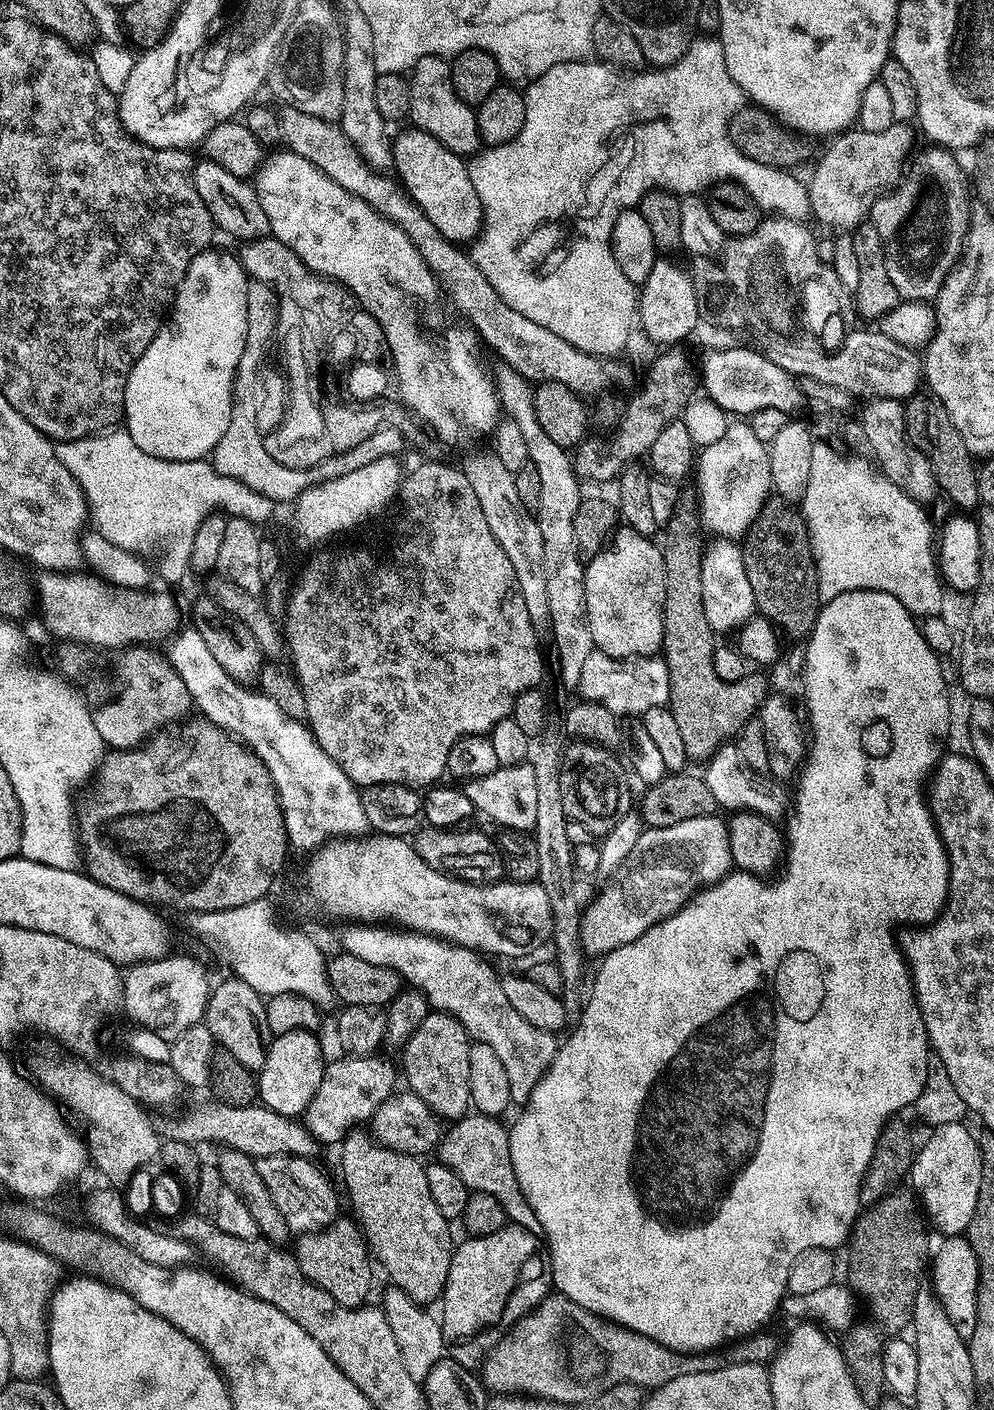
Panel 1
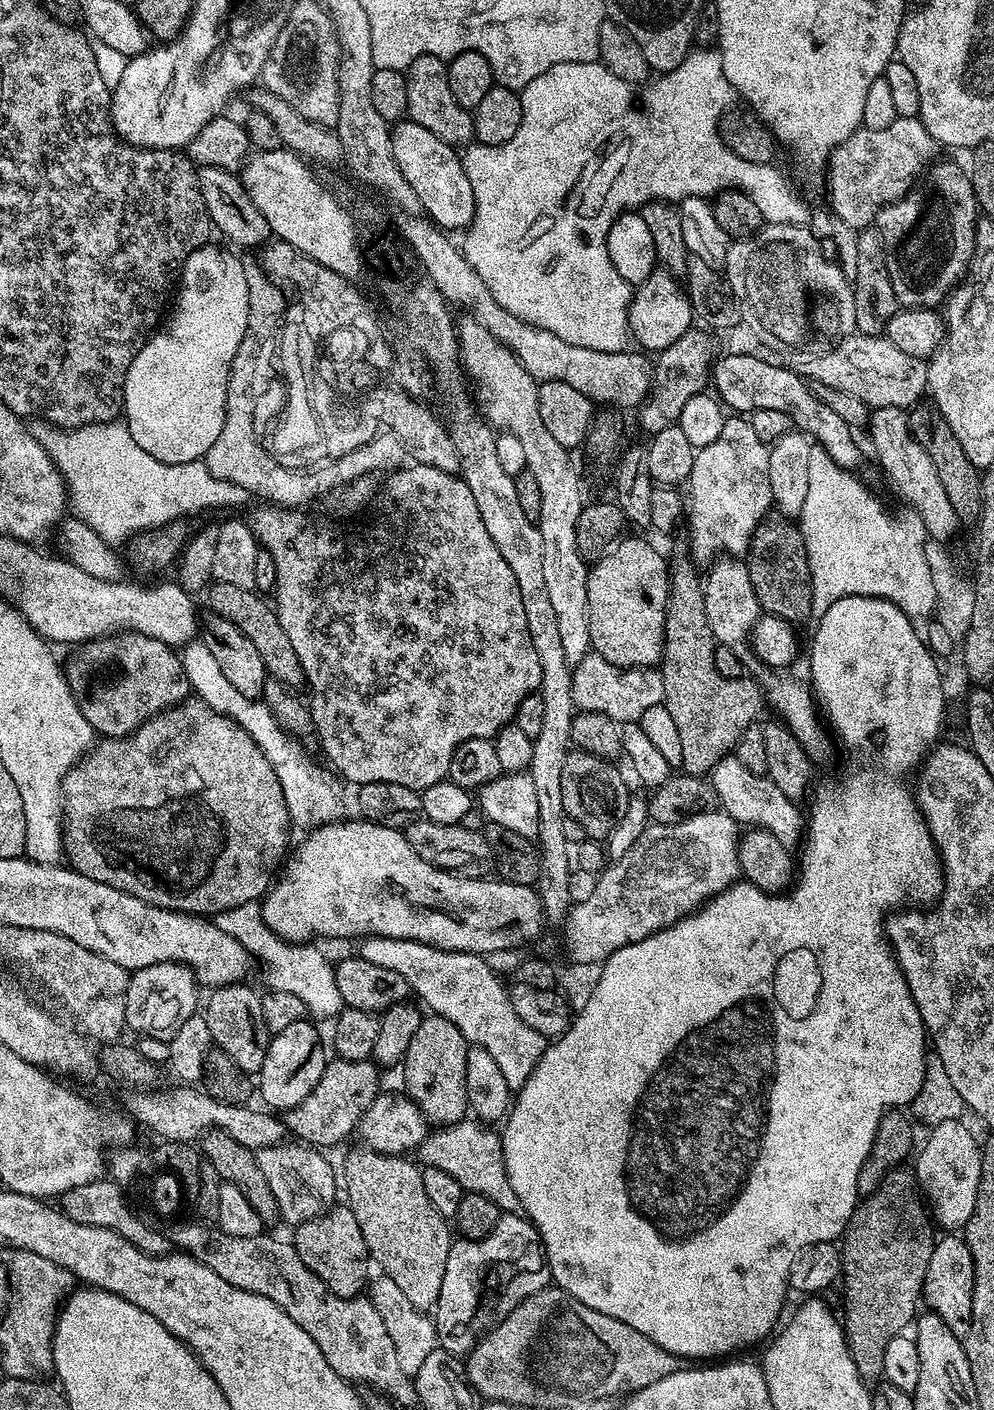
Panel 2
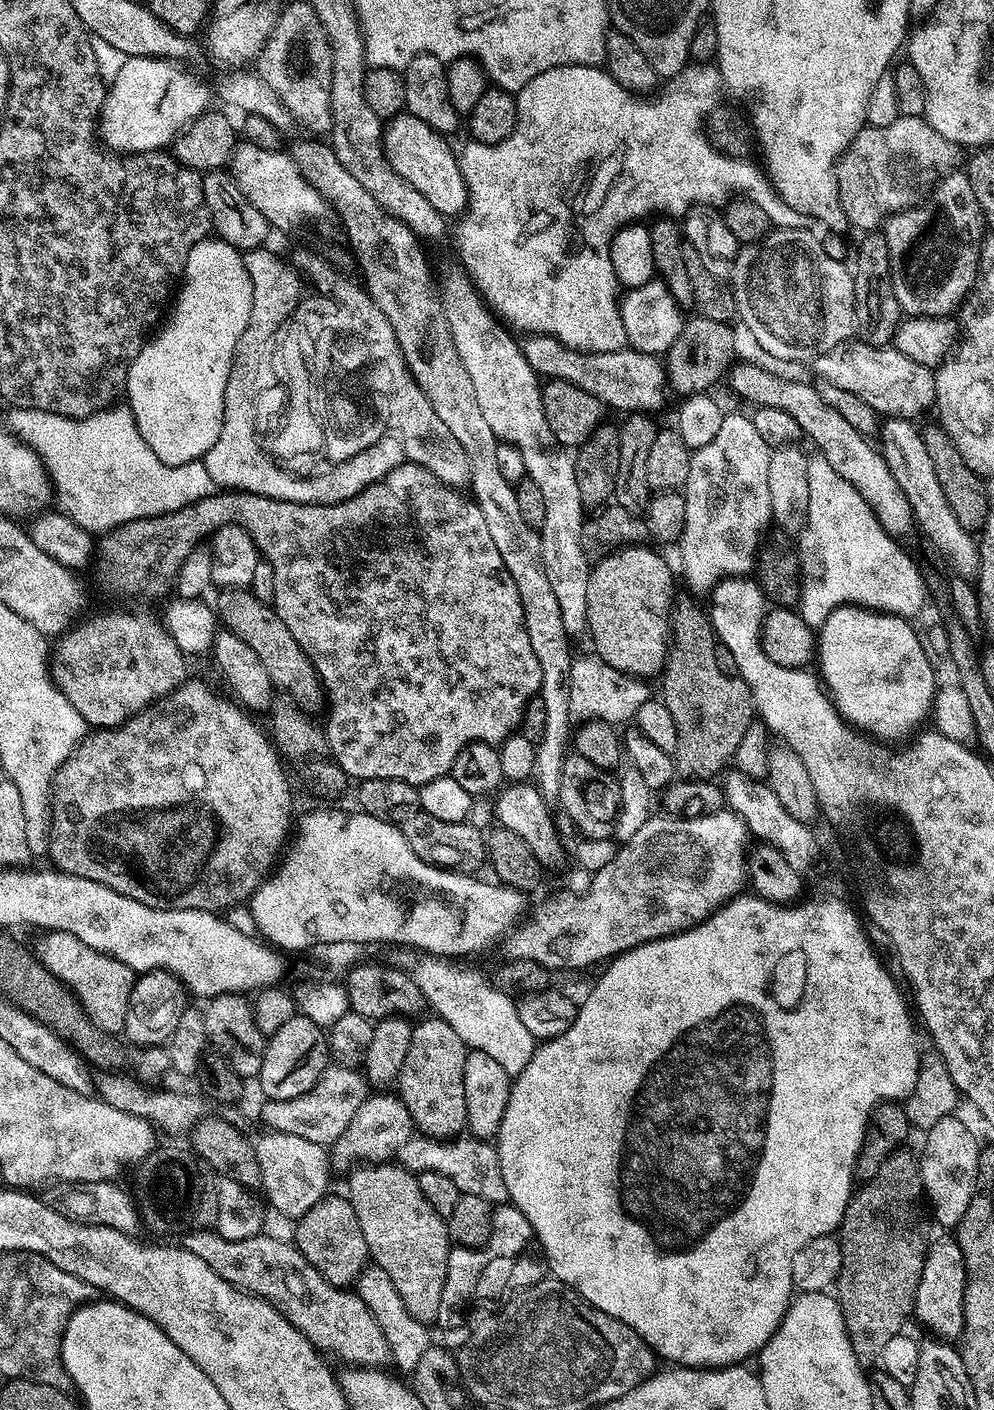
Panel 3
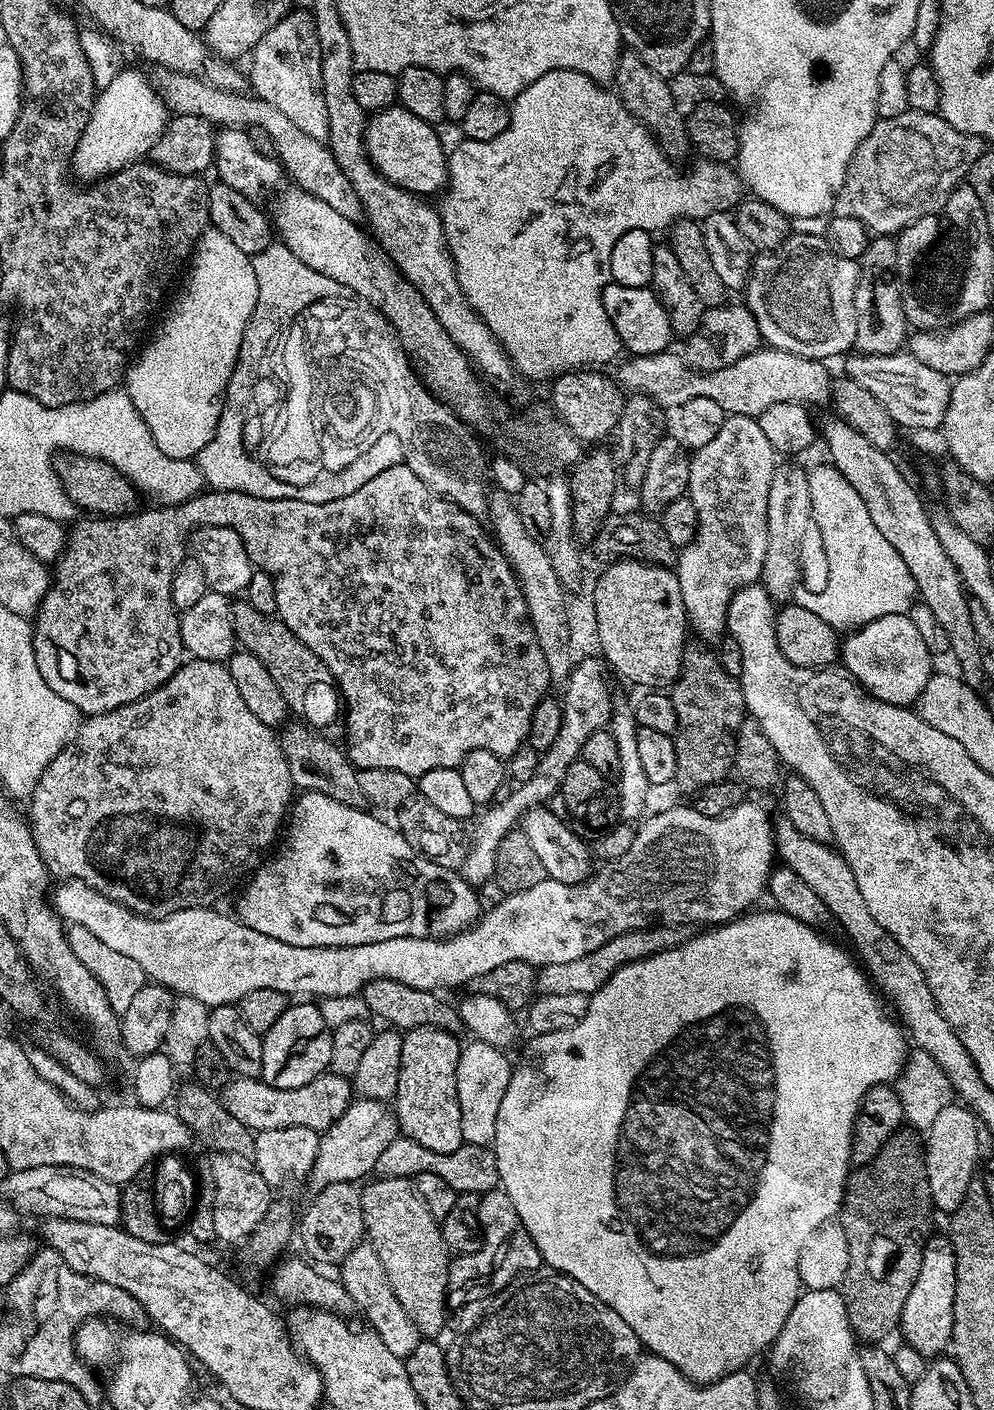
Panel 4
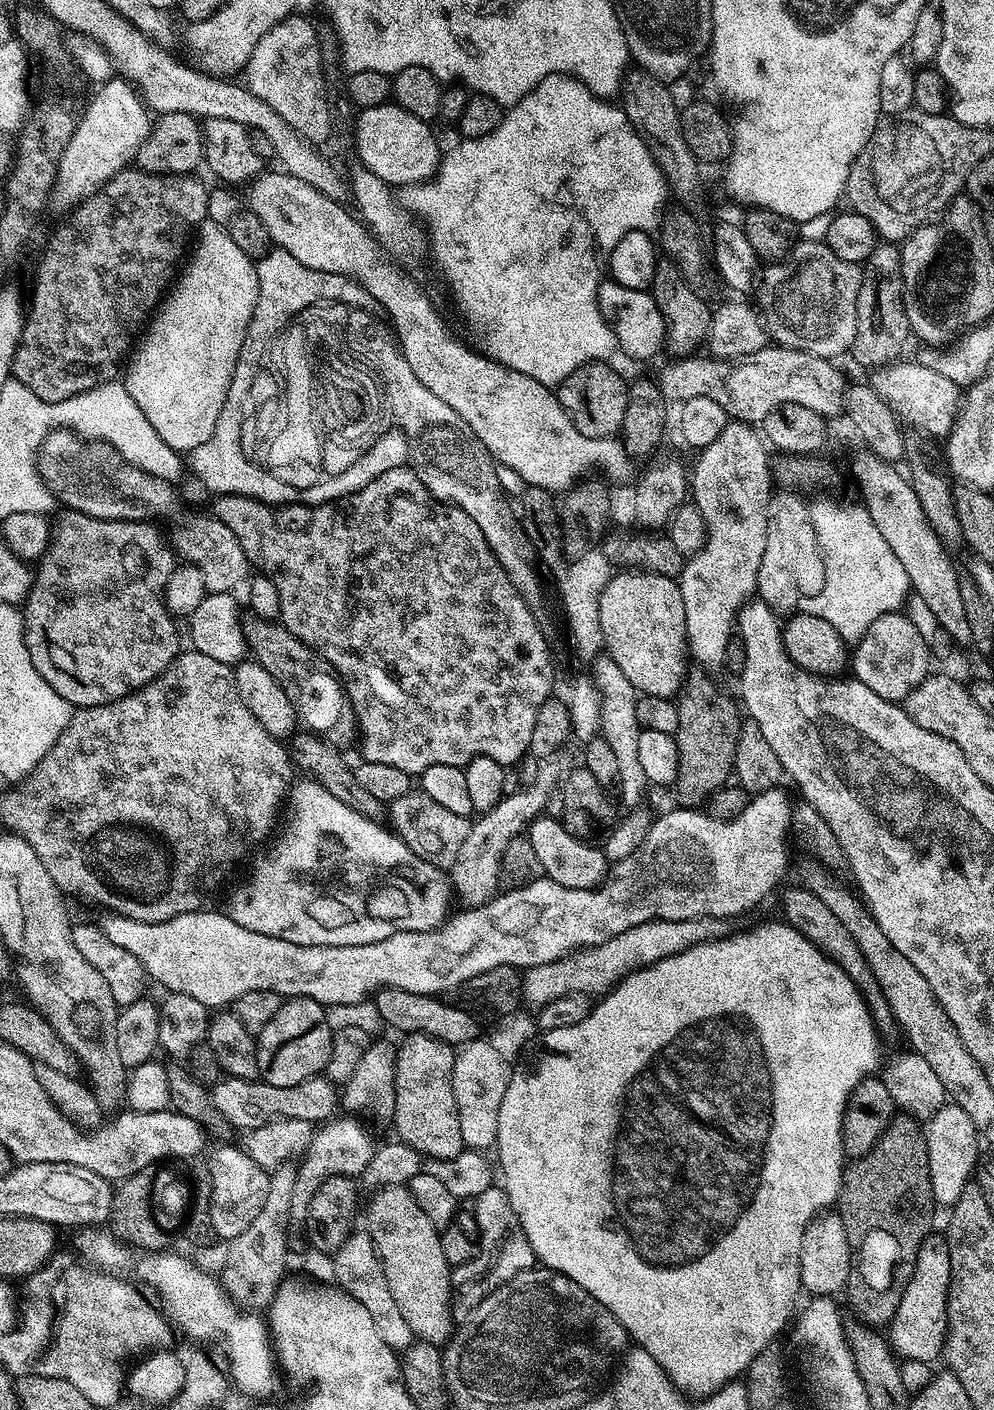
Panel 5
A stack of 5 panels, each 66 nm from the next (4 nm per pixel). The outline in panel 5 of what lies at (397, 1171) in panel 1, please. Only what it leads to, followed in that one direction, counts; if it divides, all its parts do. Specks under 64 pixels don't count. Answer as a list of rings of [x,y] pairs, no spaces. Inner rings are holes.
[[[395,1184],[389,1188],[375,1191],[368,1204],[368,1224],[366,1231],[376,1247],[382,1270],[386,1274],[386,1286],[390,1286],[390,1294],[394,1294],[394,1302],[406,1318],[406,1326],[410,1326],[416,1340],[425,1340],[437,1346],[447,1345],[454,1332],[452,1324],[452,1268],[446,1262],[446,1254],[442,1254],[440,1241],[441,1229],[426,1218],[426,1213],[414,1202],[414,1194],[403,1184]]]

